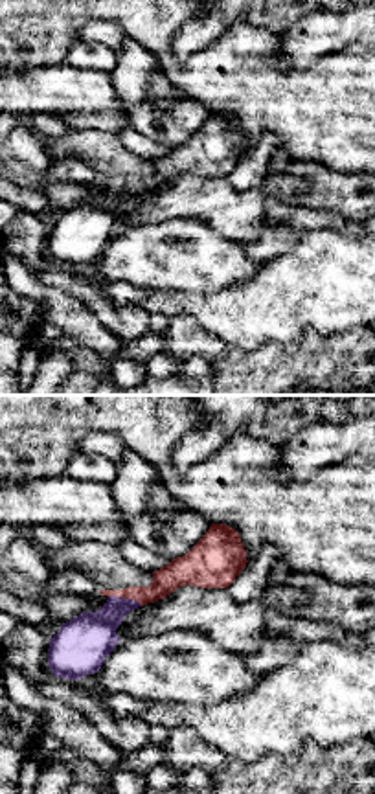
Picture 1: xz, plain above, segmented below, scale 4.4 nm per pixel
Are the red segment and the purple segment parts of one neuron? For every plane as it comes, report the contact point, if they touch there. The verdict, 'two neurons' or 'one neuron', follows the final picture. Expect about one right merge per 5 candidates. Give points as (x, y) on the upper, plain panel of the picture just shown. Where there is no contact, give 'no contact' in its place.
meets red at (125, 186)

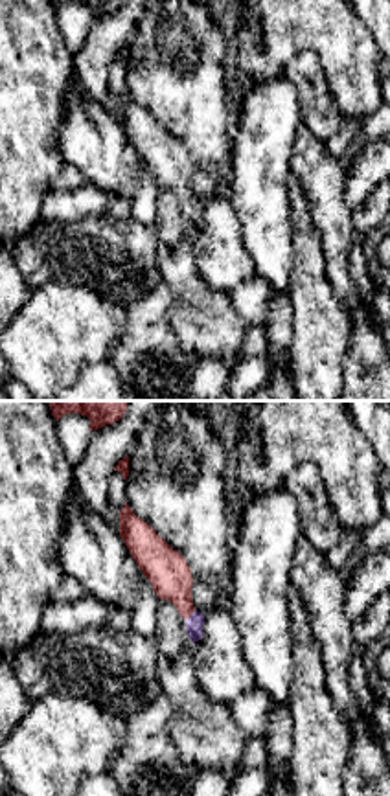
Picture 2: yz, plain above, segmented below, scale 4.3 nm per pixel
meets red at (192, 201)

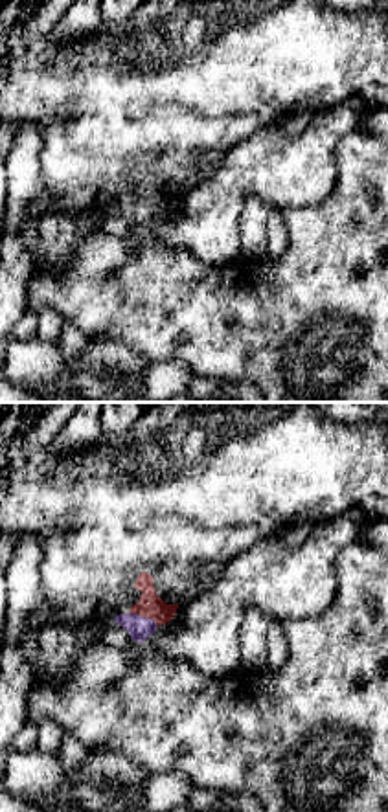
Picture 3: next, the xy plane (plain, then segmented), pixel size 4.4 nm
meets red at (144, 204)

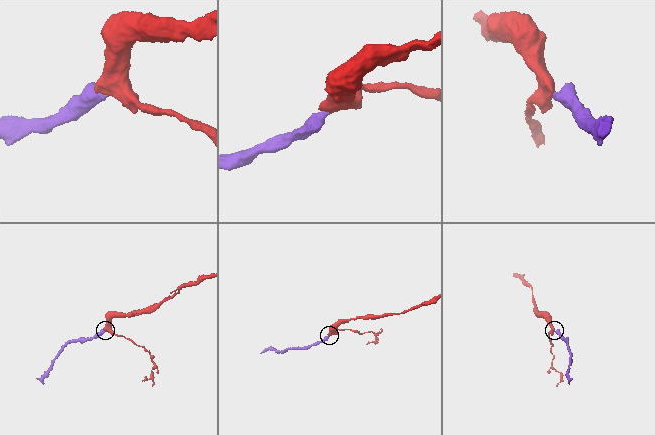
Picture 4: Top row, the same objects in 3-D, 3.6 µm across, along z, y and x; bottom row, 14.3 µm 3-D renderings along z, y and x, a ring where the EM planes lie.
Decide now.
one neuron

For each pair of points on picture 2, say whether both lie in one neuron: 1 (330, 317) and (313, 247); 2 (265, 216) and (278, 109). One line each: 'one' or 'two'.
1: one
2: one

